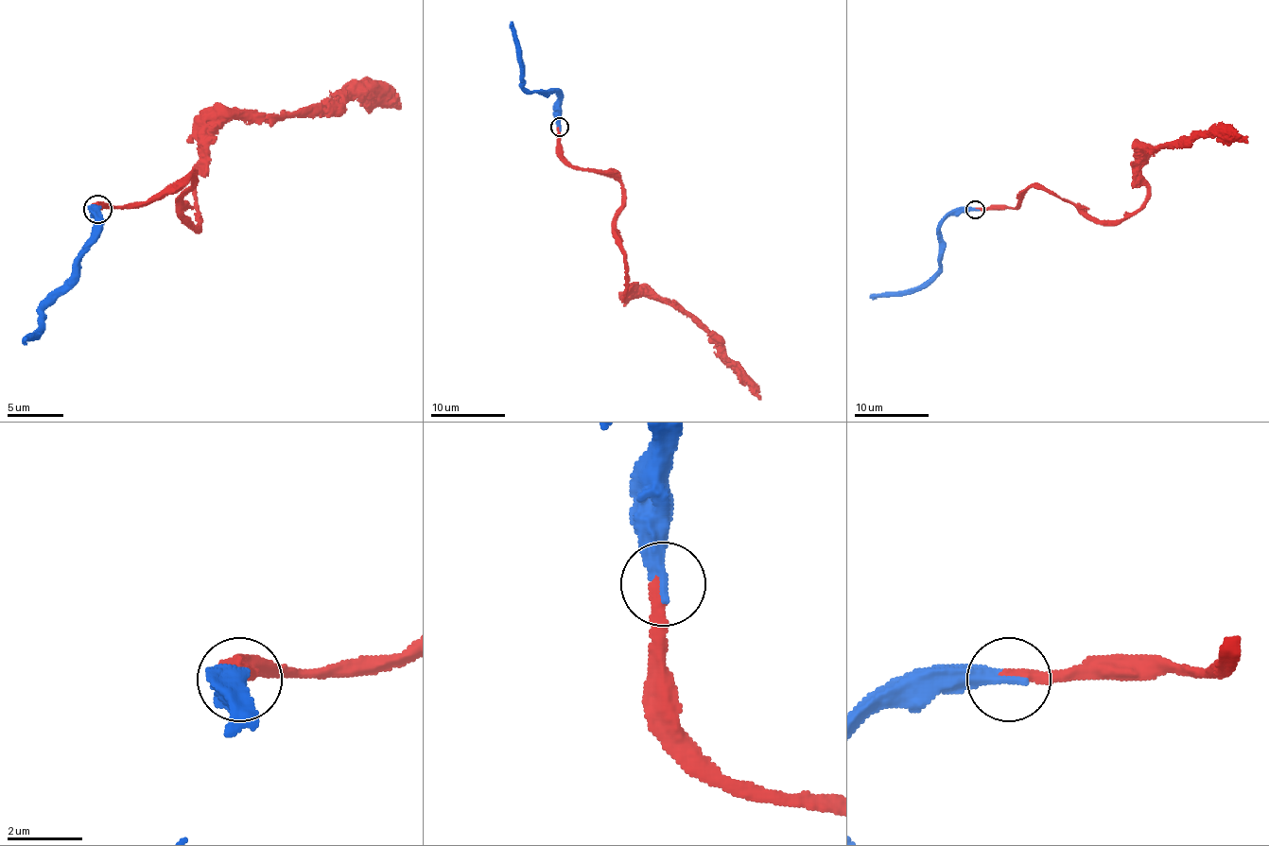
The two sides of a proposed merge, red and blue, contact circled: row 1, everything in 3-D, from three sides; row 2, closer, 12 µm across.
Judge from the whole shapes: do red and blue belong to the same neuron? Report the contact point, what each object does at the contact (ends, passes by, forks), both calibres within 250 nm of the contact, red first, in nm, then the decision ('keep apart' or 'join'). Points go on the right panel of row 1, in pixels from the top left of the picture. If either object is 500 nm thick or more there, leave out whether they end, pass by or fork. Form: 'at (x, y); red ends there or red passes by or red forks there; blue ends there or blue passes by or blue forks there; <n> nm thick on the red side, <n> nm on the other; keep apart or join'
at (975, 210); red ends there; blue ends there; 340 nm thick on the red side, 380 nm on the other; join

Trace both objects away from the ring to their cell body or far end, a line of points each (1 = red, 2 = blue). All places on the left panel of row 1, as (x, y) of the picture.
1: (95, 208), (151, 202), (190, 175), (182, 214), (196, 225), (193, 166), (230, 119), (336, 99), (400, 108)
2: (98, 208), (78, 269), (43, 306), (40, 325), (23, 339)

